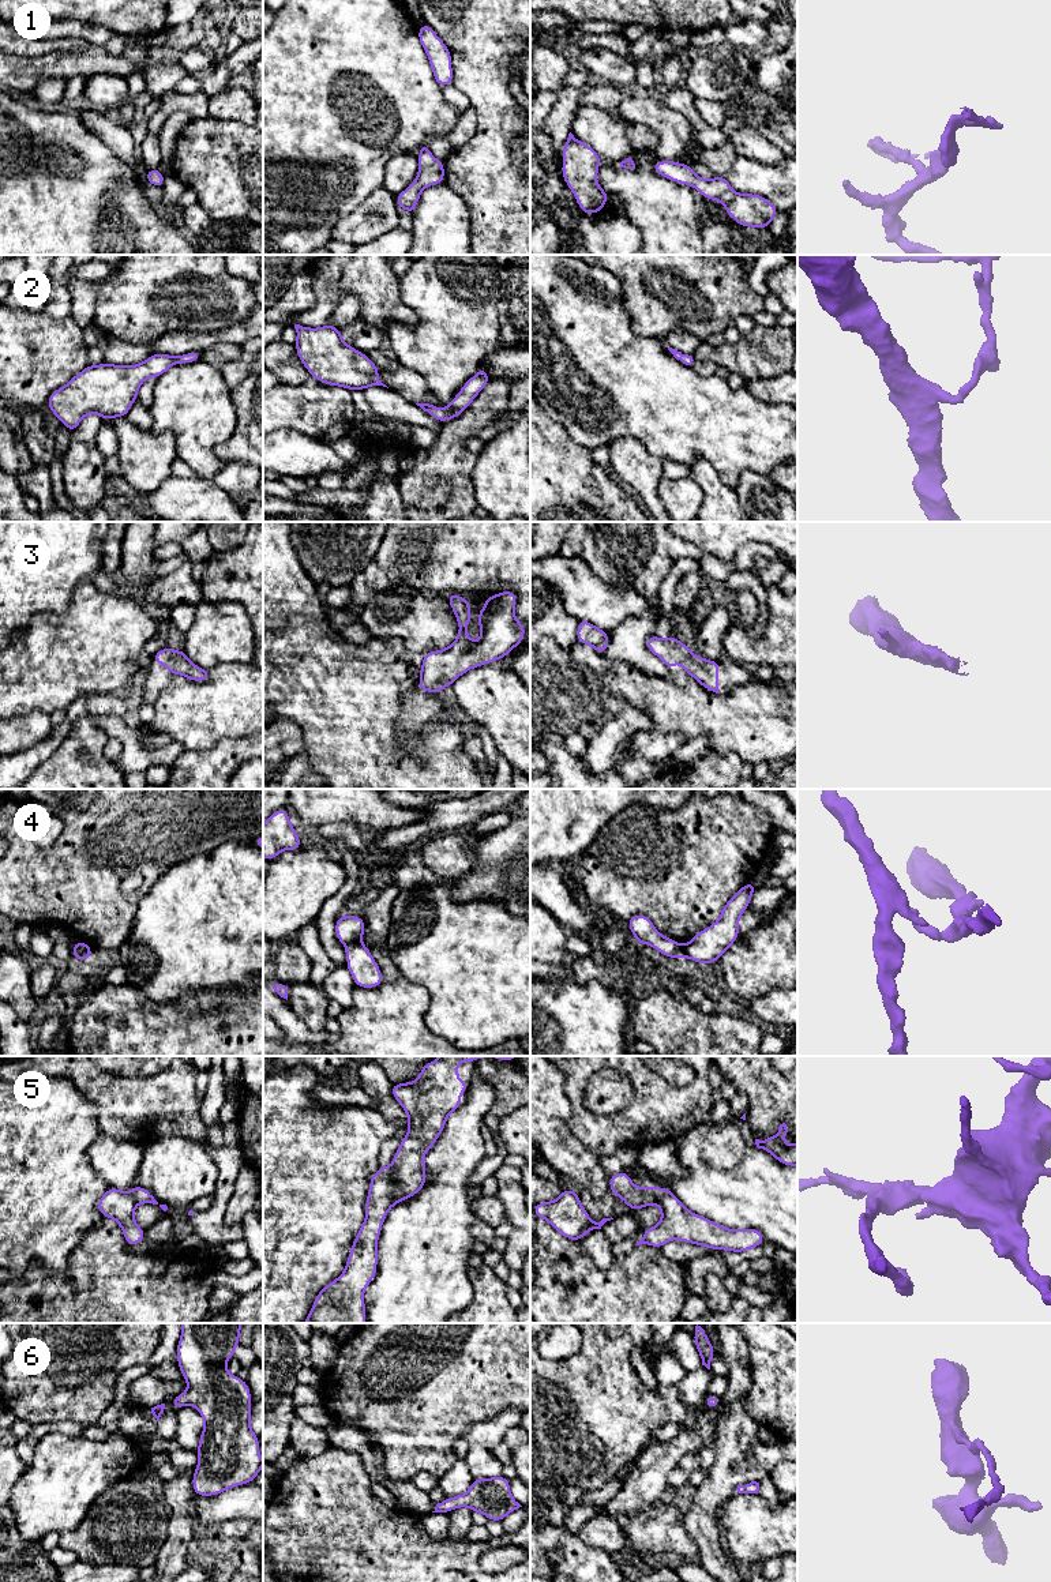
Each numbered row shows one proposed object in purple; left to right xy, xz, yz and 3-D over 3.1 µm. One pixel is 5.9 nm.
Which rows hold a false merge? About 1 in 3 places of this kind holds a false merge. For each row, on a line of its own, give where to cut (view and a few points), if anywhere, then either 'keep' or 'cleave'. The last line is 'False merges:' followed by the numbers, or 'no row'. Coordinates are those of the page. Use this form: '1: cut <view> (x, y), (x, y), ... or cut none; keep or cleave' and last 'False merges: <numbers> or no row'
1: cut none; keep
2: cut none; keep
3: cut none; keep
4: cut xz (359, 939), (345, 946); cleave
5: cut xz (390, 1167), (394, 1183), (406, 1197); cleave
6: cut none; keep
False merges: 4, 5

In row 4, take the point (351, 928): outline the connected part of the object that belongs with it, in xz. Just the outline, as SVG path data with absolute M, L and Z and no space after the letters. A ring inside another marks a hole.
M338 916L335 921L335 936L337 939L346 944L359 942L365 932L365 922L359 916Z

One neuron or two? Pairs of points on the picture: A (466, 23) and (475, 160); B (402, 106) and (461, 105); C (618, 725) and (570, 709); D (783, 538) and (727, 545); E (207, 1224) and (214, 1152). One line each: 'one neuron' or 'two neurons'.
A: one neuron
B: two neurons
C: two neurons
D: one neuron
E: one neuron

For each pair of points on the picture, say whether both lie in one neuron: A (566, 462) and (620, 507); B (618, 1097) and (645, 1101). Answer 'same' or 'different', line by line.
A: same
B: different

